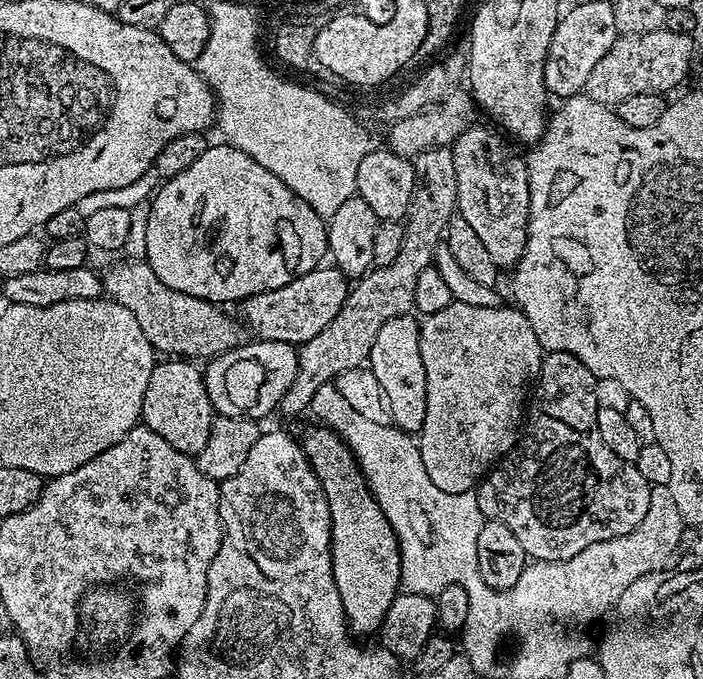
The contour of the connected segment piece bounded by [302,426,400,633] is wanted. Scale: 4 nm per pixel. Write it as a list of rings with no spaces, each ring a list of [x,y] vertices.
[[[316,426],[308,437],[303,437],[302,447],[312,463],[314,474],[320,480],[322,490],[326,494],[326,502],[330,506],[332,519],[332,573],[336,579],[340,597],[344,602],[344,610],[349,623],[360,632],[375,633],[386,618],[386,610],[390,610],[390,602],[398,595],[400,588],[400,547],[396,541],[390,522],[382,514],[378,502],[372,496],[368,483],[356,457],[352,455],[347,444],[335,432],[324,426]]]

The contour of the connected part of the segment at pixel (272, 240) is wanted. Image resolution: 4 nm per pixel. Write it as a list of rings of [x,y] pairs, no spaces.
[[[219,143],[214,145],[213,148],[212,145],[205,147],[204,152],[198,158],[194,158],[194,162],[190,162],[190,166],[186,166],[186,170],[167,177],[161,183],[164,185],[161,188],[159,185],[155,189],[154,195],[148,204],[146,263],[152,267],[154,274],[158,274],[158,278],[162,278],[162,282],[166,282],[166,286],[170,286],[170,290],[178,290],[182,294],[193,296],[199,300],[211,300],[213,302],[240,300],[242,302],[249,296],[257,296],[259,292],[269,292],[278,286],[284,286],[295,276],[306,274],[311,268],[317,267],[323,261],[320,259],[323,256],[325,259],[328,252],[328,230],[325,217],[318,215],[306,202],[302,202],[302,198],[294,195],[290,190],[290,186],[286,186],[286,182],[282,182],[274,174],[270,174],[270,170],[266,170],[266,166],[254,162],[254,158],[250,158],[250,154],[238,150],[233,144]]]

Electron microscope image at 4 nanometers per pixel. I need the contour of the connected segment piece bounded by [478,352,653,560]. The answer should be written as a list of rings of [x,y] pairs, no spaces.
[[[547,353],[540,363],[540,374],[527,405],[528,412],[526,408],[526,423],[516,444],[479,485],[481,512],[485,517],[506,522],[510,530],[514,530],[518,542],[522,542],[525,557],[532,560],[574,558],[574,554],[580,554],[594,542],[626,534],[642,522],[650,508],[653,485],[638,474],[633,461],[618,458],[598,434],[596,381],[594,373],[578,362],[574,354]]]

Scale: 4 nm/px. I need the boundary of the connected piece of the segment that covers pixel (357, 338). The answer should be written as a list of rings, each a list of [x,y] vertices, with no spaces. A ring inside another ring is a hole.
[[[451,147],[447,148],[427,148],[425,152],[415,157],[416,175],[422,178],[422,183],[417,187],[412,195],[412,207],[406,217],[404,224],[404,237],[402,238],[402,250],[398,250],[398,258],[394,262],[373,267],[364,273],[351,285],[346,302],[342,310],[330,322],[330,326],[325,326],[310,342],[299,345],[298,359],[296,362],[296,374],[290,381],[285,394],[279,402],[279,411],[284,411],[288,416],[296,416],[301,411],[307,409],[310,398],[314,398],[314,390],[318,390],[322,383],[322,378],[335,378],[341,372],[347,372],[357,366],[363,365],[367,361],[370,350],[374,346],[374,338],[378,338],[378,330],[390,322],[390,318],[401,316],[413,311],[412,299],[414,298],[414,282],[418,282],[418,274],[424,268],[429,267],[434,260],[434,249],[441,243],[445,235],[448,222],[456,212],[456,159]]]

